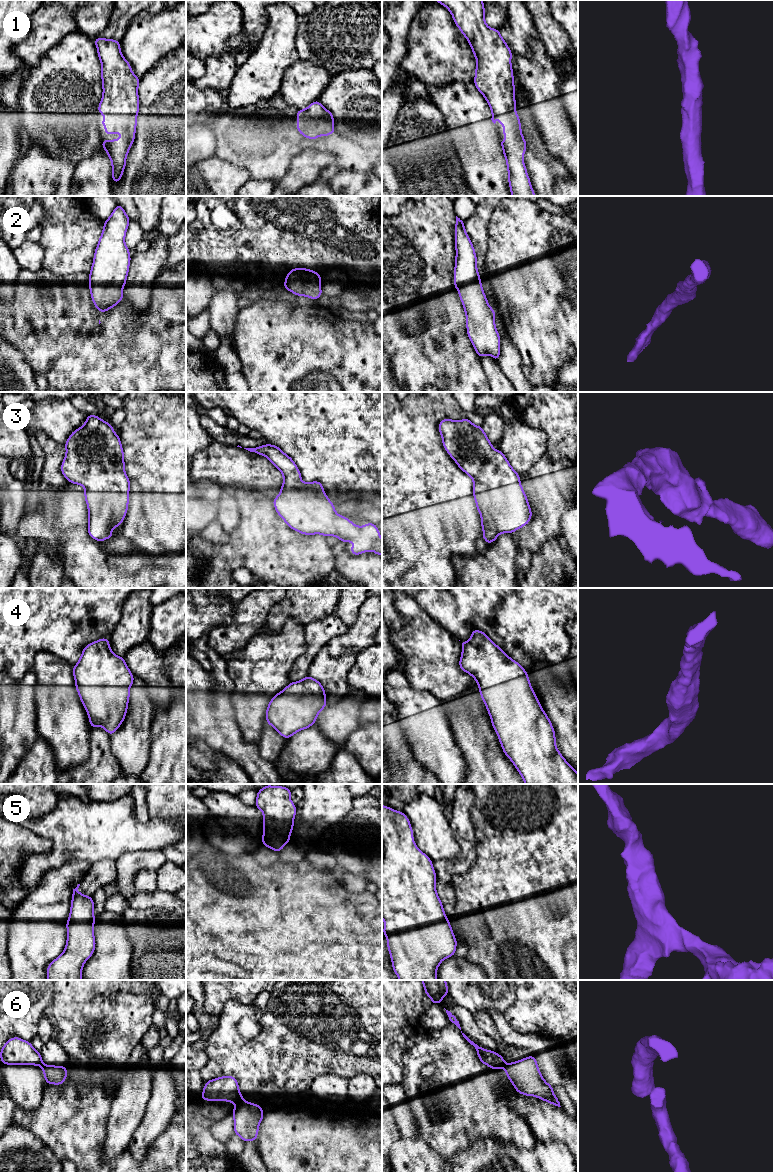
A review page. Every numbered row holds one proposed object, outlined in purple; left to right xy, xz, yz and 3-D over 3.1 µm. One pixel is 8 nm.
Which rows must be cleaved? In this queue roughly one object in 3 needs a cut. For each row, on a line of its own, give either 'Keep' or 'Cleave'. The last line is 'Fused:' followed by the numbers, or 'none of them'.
1: Keep
2: Keep
3: Keep
4: Keep
5: Keep
6: Cleave
Fused: 6

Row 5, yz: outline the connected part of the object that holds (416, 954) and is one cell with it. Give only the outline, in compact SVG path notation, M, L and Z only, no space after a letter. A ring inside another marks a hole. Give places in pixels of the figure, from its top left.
M382 805L382 918L384 919L383 935L387 937L387 948L390 953L394 973L399 980L437 980L437 968L444 959L456 953L457 940L451 924L446 917L442 902L436 892L436 872L430 858L417 848L413 839L413 830L408 817L400 811Z

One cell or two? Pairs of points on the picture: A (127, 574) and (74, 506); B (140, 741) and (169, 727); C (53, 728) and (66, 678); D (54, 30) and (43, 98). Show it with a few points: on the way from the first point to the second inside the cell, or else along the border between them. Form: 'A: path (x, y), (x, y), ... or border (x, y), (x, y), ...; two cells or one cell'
A: path (107, 567), (74, 534), (74, 526); one cell
B: border (154, 713), (150, 730), (150, 752), (147, 759); two cells
C: path (57, 716), (57, 690); one cell
D: border (69, 33), (50, 48), (35, 65); two cells

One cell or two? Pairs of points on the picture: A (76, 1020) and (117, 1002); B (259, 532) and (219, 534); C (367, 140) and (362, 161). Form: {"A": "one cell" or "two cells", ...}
{"A": "one cell", "B": "two cells", "C": "two cells"}

